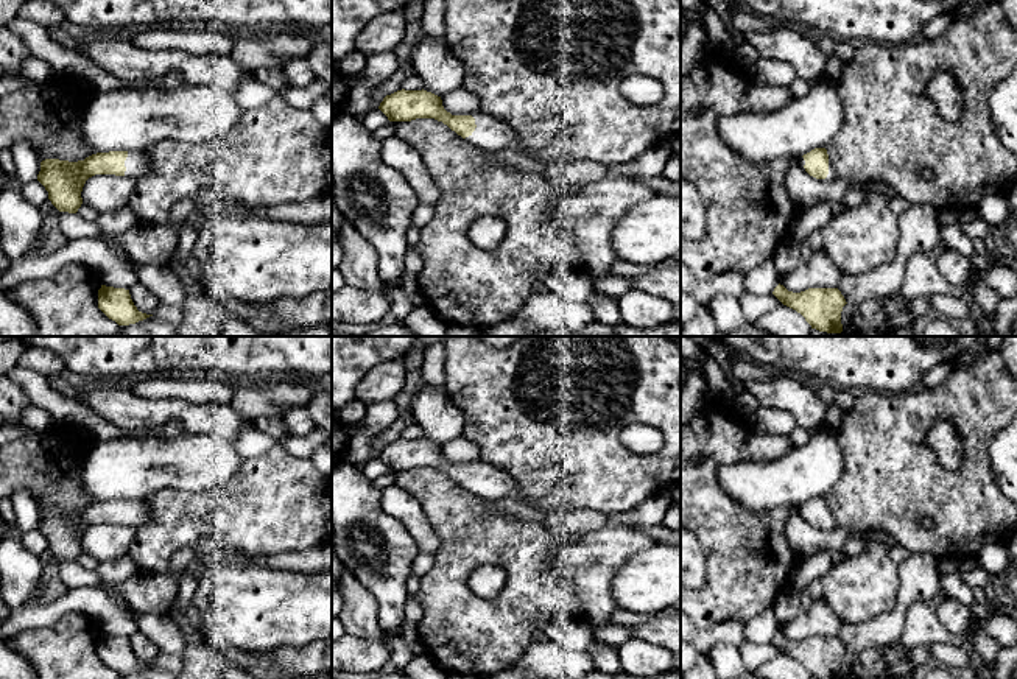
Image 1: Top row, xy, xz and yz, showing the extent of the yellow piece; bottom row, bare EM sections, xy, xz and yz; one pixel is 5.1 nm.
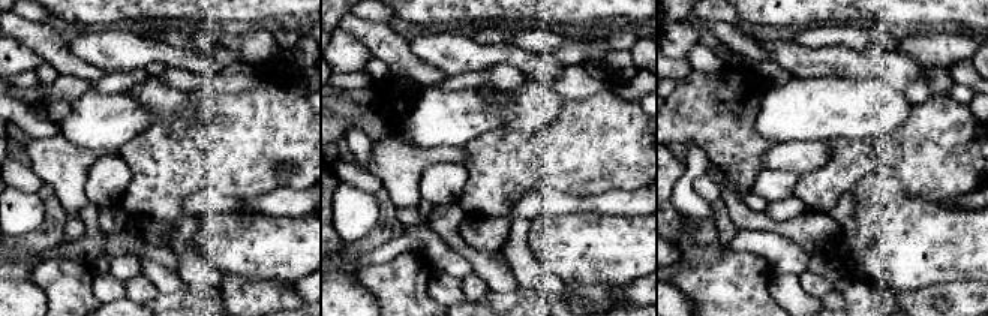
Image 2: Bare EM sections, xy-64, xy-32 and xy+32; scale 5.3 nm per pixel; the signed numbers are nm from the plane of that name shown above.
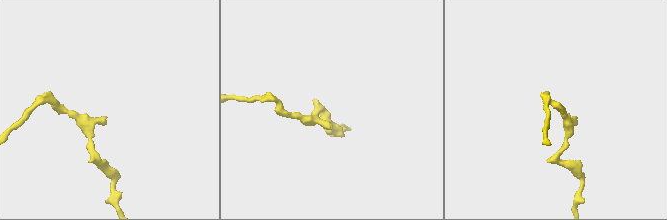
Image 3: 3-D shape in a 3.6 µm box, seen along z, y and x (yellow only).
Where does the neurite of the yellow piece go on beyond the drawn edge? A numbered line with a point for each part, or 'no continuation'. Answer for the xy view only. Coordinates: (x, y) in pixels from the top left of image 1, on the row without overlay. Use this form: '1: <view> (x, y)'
1: xy (137, 513)

